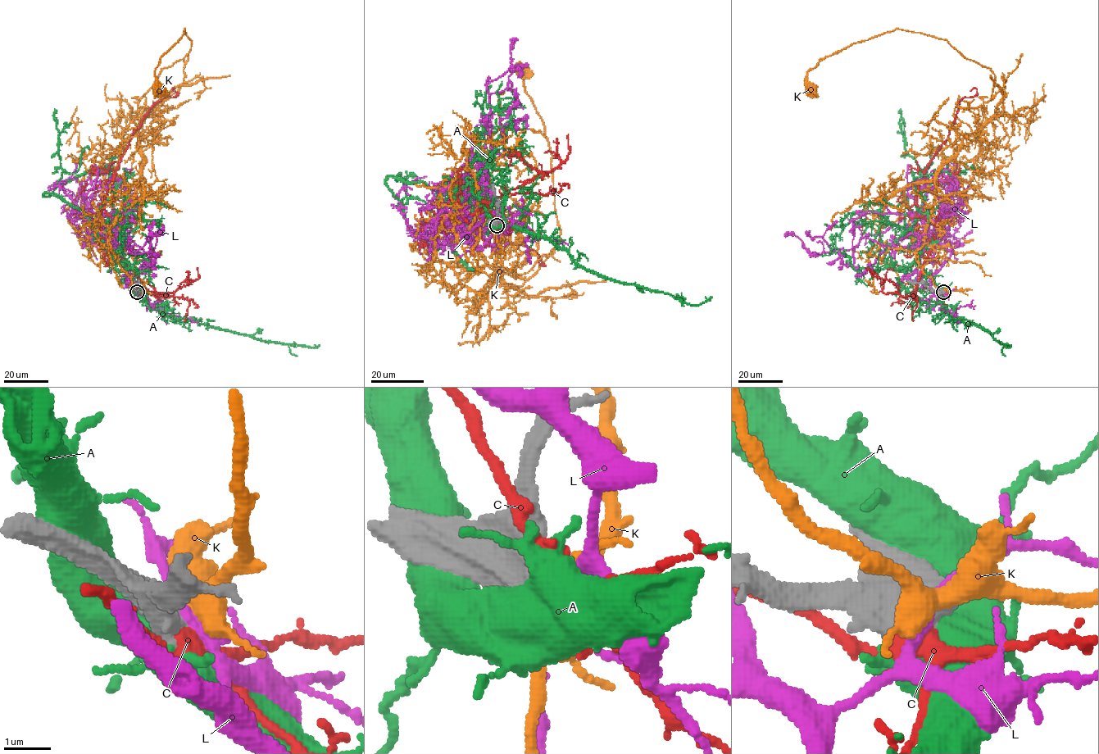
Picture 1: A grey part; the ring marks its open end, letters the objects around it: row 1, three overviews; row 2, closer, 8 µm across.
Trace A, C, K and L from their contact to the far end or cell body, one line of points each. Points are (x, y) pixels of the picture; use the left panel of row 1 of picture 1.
A: (137, 292), (86, 215), (43, 195), (74, 176), (120, 168)
C: (138, 292), (125, 283), (121, 252), (101, 235), (101, 204), (143, 117), (156, 102), (174, 97), (173, 91)
K: (138, 291), (119, 226), (145, 161), (138, 103), (189, 52), (184, 29), (156, 67), (158, 88)
L: (138, 292), (106, 241), (120, 257), (130, 238), (138, 254), (155, 236)

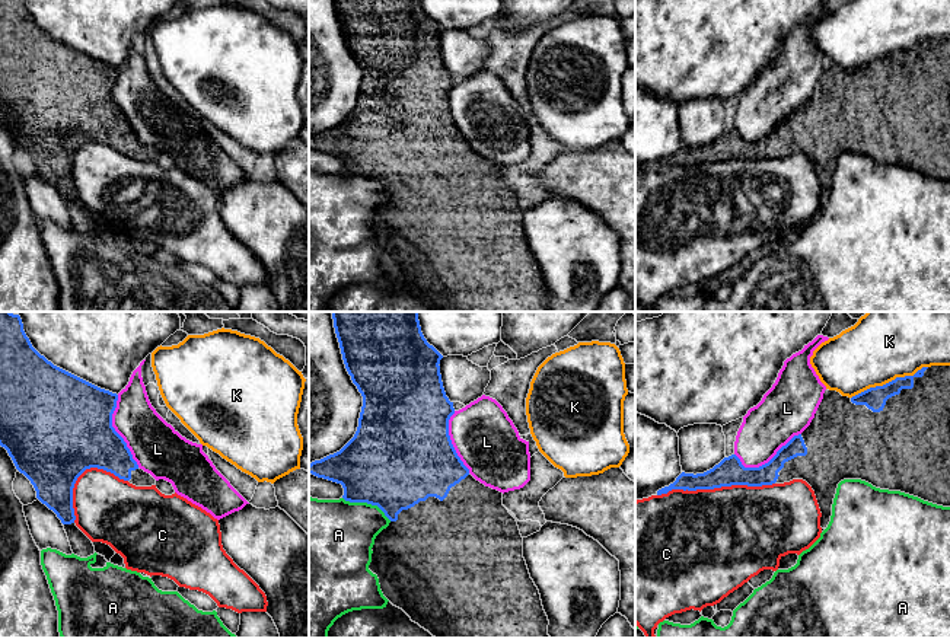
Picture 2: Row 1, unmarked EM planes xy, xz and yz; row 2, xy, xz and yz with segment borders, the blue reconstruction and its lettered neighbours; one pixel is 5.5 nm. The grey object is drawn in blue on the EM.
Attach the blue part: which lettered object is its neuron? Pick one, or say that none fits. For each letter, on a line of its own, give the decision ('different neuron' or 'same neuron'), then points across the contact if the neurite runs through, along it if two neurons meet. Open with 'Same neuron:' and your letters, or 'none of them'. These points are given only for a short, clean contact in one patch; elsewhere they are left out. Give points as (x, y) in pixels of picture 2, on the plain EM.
Same neuron: none of them
A: different neuron
C: different neuron
K: different neuron
L: different neuron

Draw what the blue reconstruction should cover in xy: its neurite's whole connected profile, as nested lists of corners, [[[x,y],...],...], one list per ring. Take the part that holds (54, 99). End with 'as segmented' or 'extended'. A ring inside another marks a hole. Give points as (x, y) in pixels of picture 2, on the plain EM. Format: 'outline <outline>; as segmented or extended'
outline [[[0,0],[0,119],[4,121],[12,131],[16,143],[23,147],[36,165],[36,172],[52,184],[63,198],[71,198],[76,194],[73,182],[73,162],[77,151],[90,141],[103,143],[114,147],[119,153],[128,154],[136,160],[152,160],[156,157],[156,153],[138,141],[137,135],[133,133],[130,122],[124,112],[112,101],[112,87],[117,82],[118,68],[109,64],[101,63],[48,35],[41,29],[31,17],[26,10],[23,0]]]; extended

